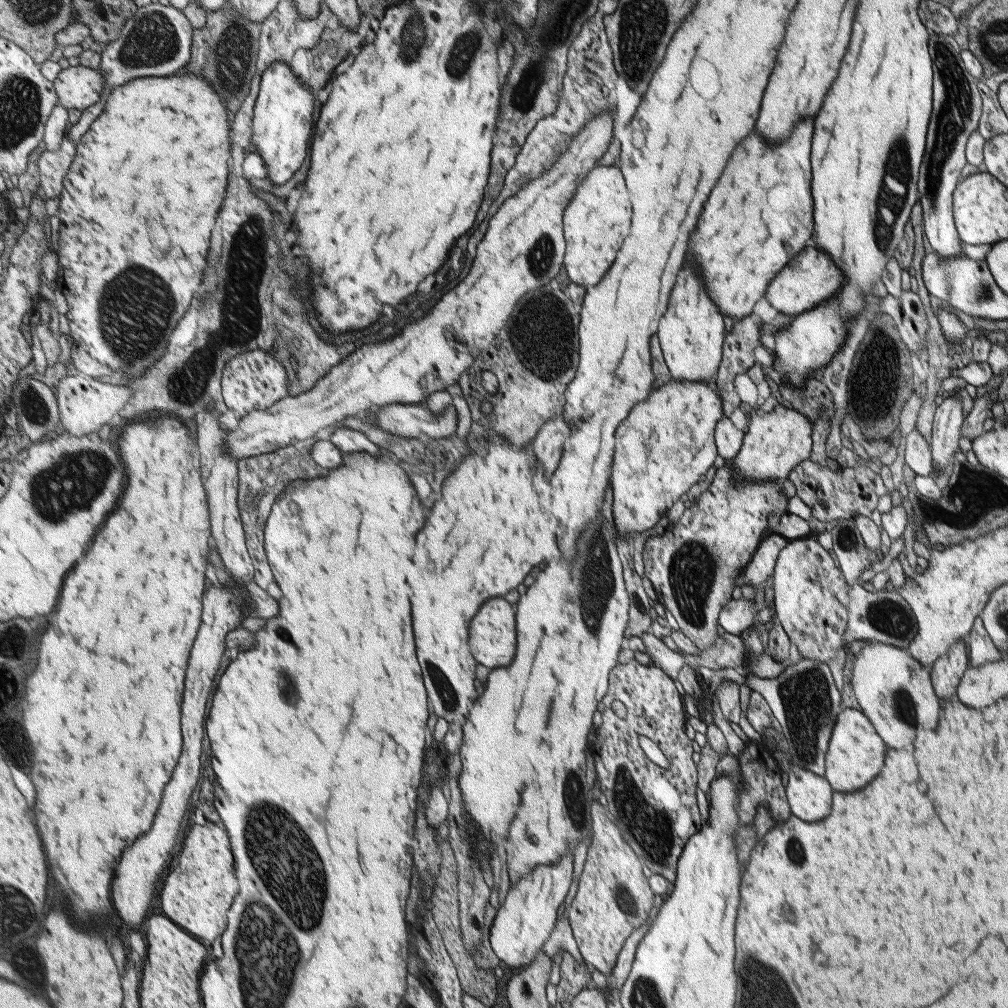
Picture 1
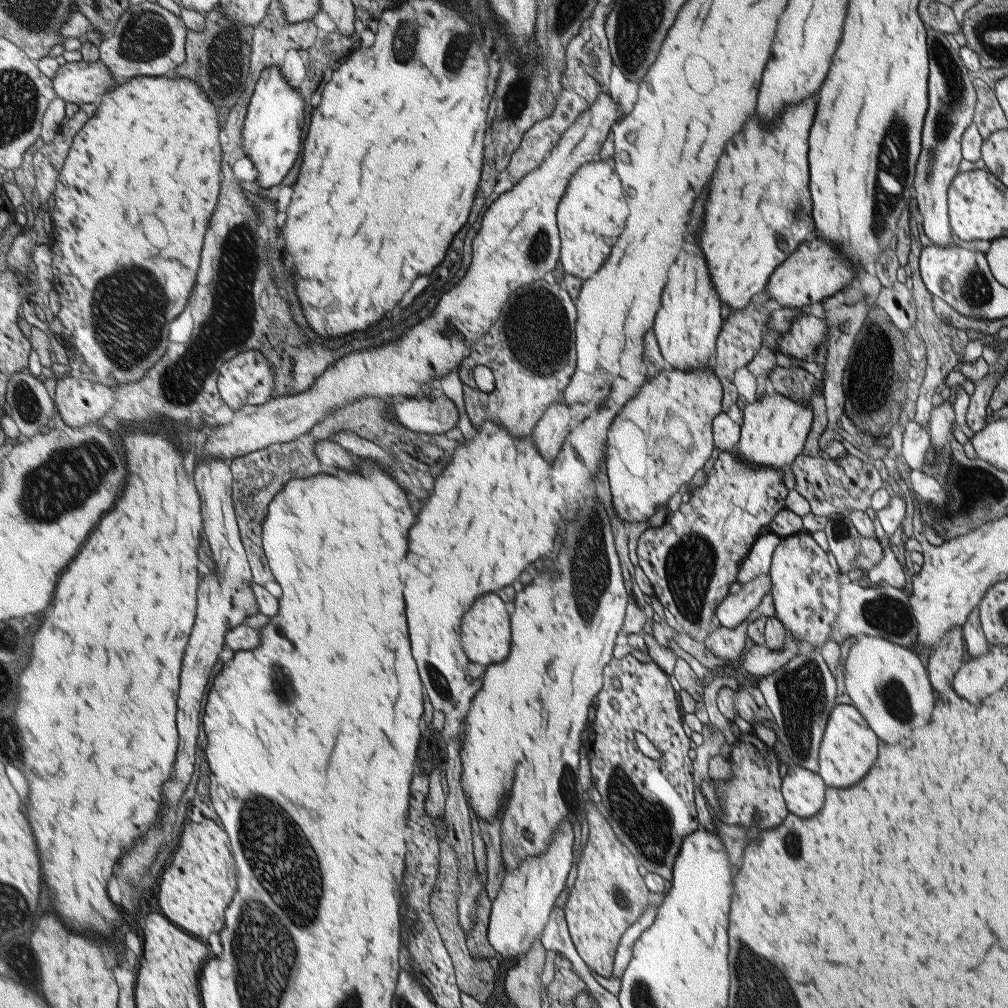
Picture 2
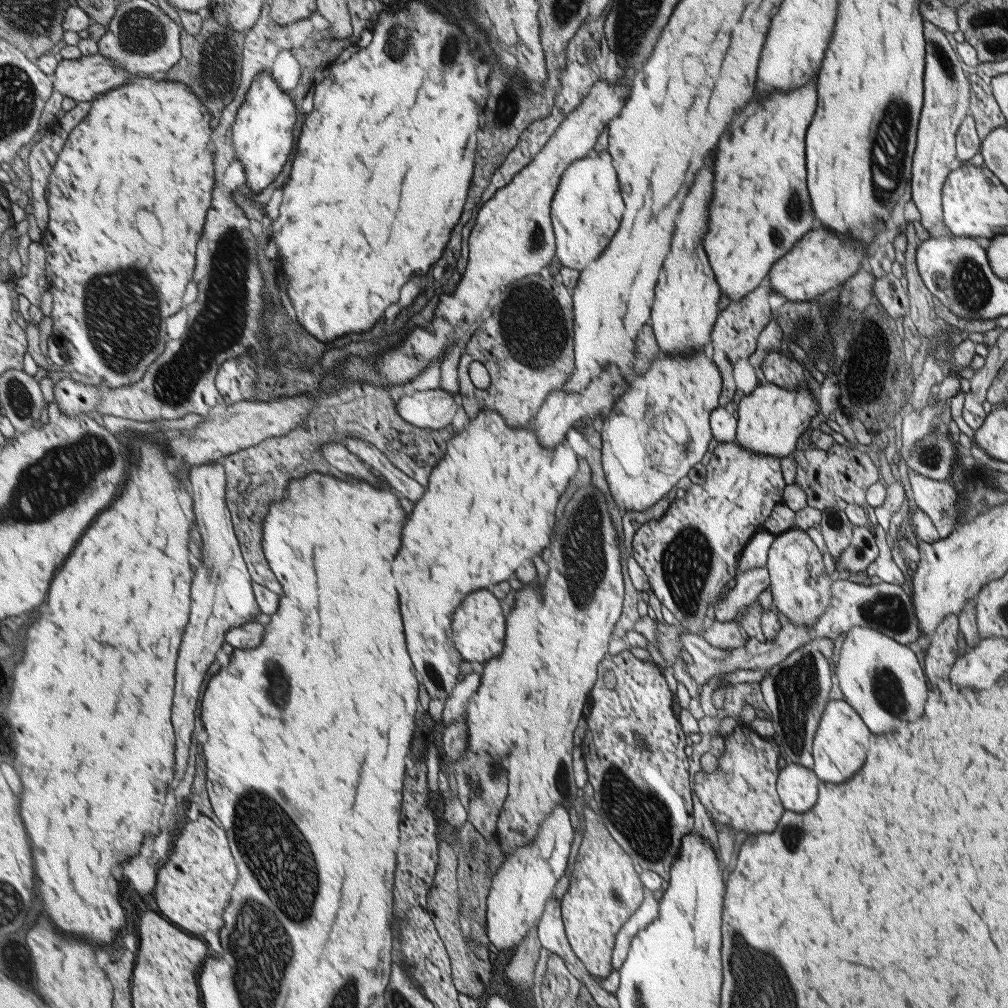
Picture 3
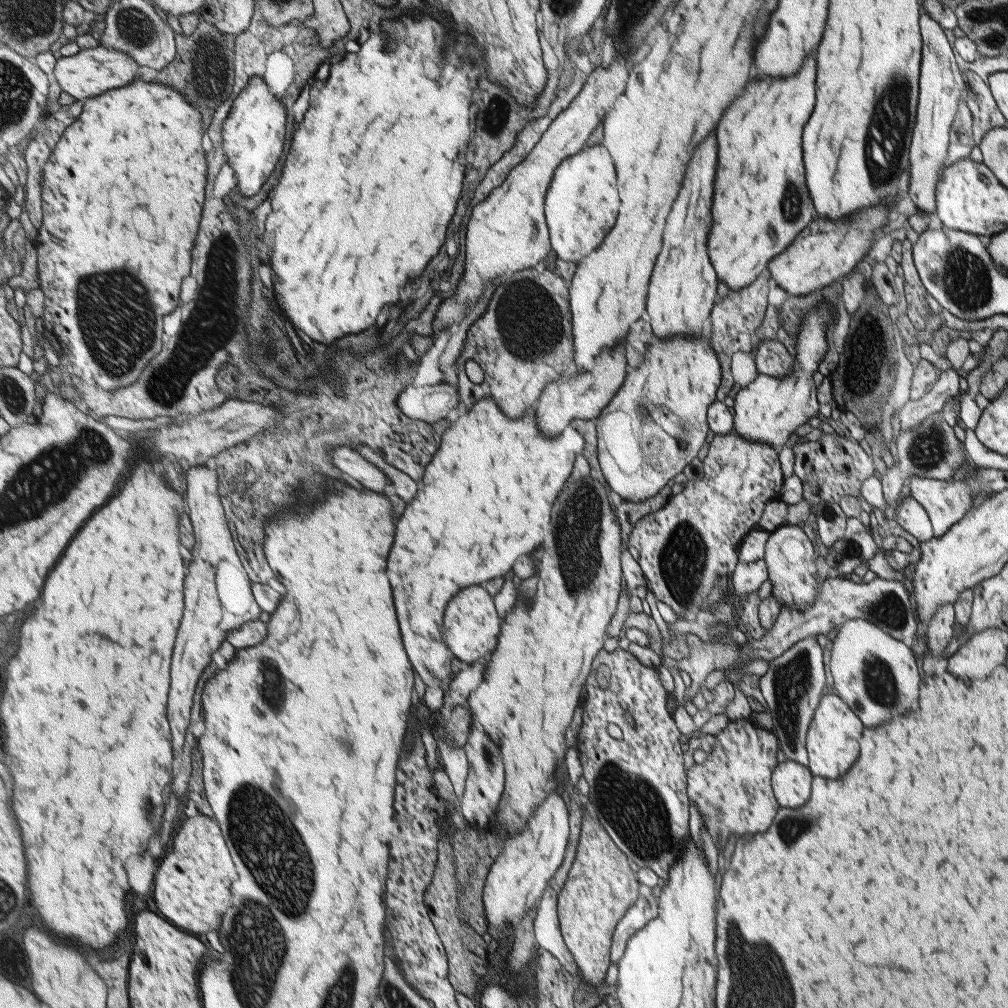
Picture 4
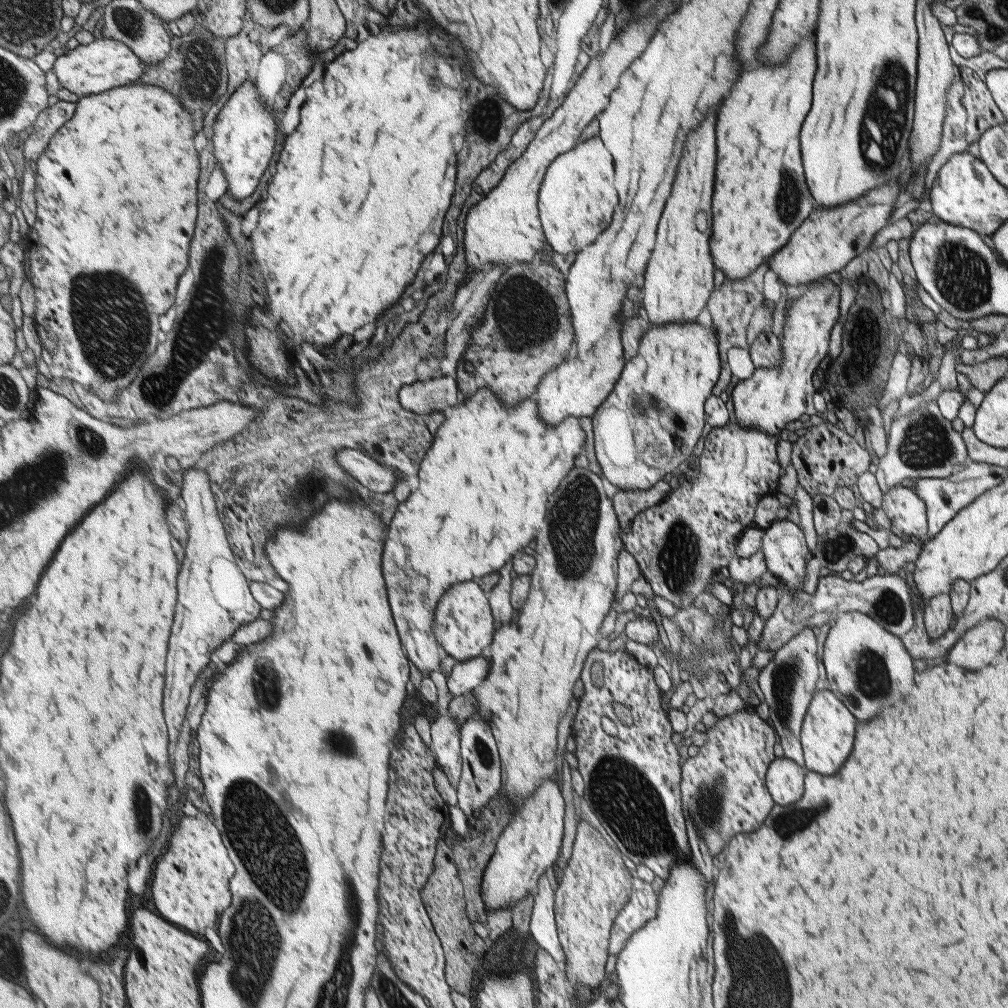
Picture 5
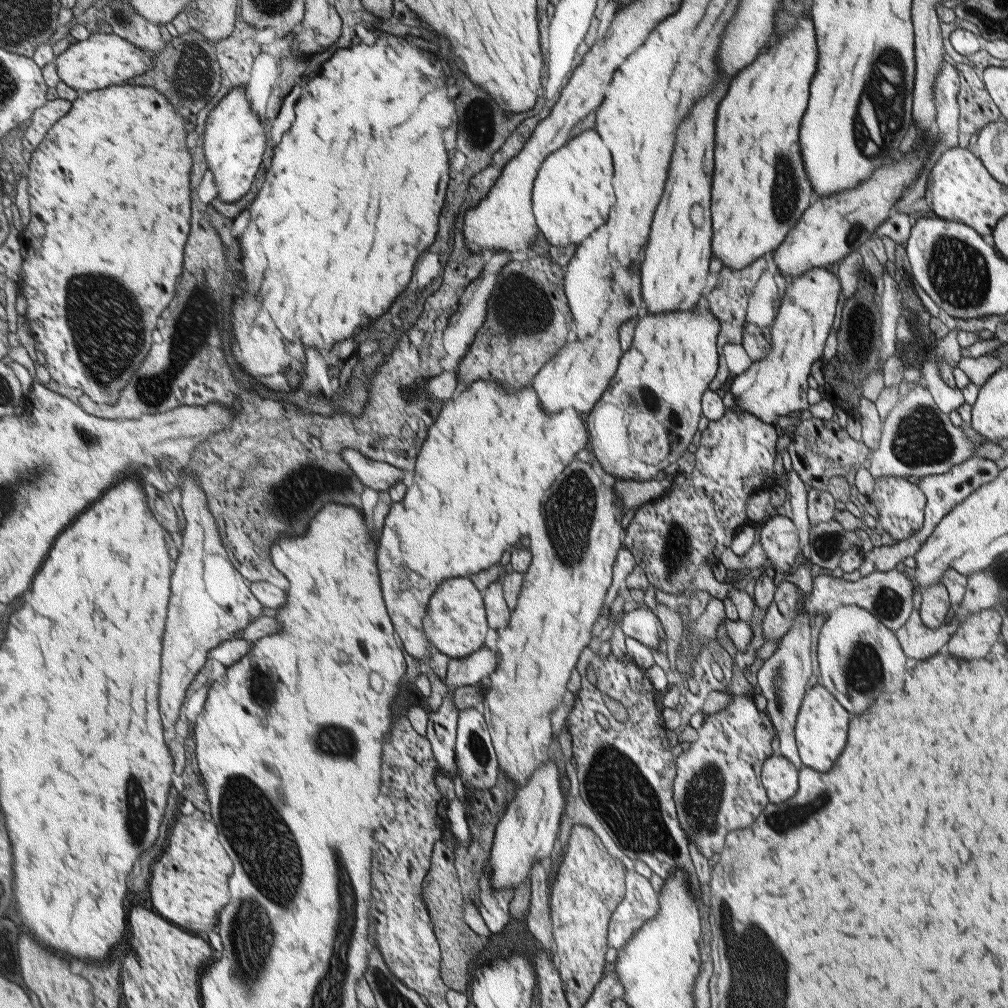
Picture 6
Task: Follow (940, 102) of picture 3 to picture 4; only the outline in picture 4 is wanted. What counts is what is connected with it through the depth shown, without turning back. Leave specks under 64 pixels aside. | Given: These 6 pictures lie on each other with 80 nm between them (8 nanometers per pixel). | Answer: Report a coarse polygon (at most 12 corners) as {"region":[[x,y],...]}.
{"region":[[919,10],[921,66],[907,196],[935,210],[965,80],[951,38]]}

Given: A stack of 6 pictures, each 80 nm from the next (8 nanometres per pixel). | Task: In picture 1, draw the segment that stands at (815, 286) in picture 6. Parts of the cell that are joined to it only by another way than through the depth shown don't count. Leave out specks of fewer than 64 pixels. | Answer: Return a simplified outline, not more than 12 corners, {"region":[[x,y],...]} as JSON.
{"region":[[778,403],[751,411],[736,478],[783,481],[809,458],[812,423]]}

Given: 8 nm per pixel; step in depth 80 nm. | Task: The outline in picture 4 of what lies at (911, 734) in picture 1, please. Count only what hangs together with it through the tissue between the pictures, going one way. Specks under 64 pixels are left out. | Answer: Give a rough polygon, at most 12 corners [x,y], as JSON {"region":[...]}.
{"region":[[860,618],[837,627],[833,688],[864,726],[907,712],[912,650]]}

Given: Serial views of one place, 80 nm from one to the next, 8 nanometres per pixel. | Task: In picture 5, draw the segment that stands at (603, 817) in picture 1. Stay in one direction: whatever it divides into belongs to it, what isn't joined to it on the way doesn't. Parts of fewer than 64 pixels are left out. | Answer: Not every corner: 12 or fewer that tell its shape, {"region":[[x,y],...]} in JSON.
{"region":[[585,821],[554,891],[571,980],[606,978],[632,877]]}

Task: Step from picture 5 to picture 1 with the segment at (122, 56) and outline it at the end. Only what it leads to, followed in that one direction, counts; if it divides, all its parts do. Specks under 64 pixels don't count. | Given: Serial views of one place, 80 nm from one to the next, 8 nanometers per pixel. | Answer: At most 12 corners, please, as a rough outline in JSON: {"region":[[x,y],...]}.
{"region":[[81,64],[54,80],[58,104],[87,110],[103,97],[100,69]]}

